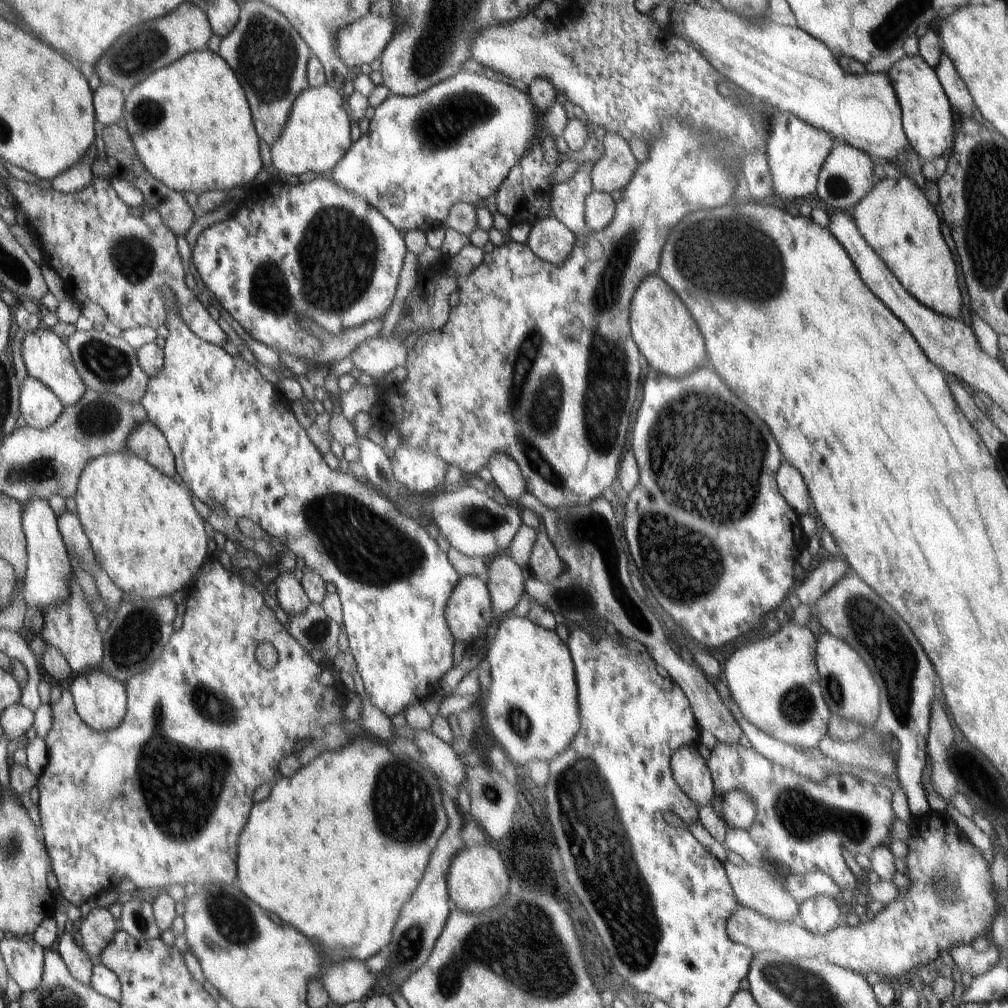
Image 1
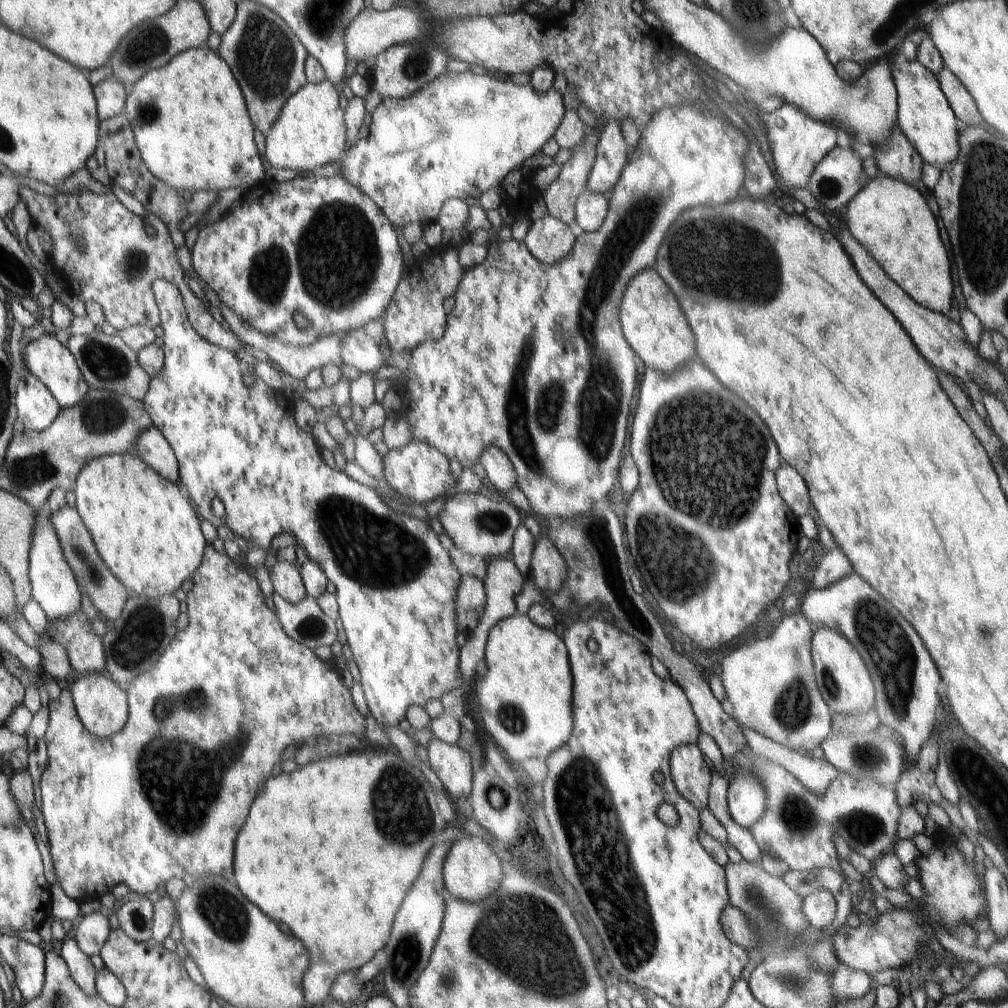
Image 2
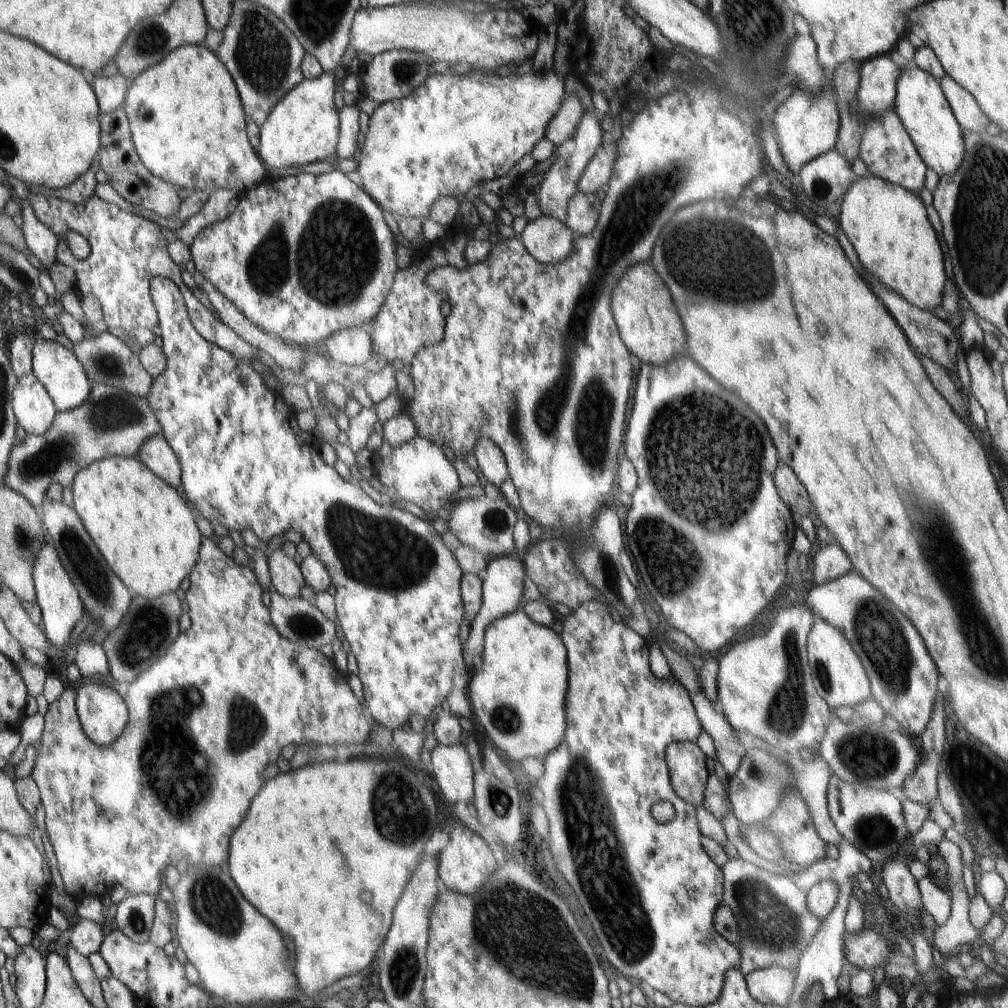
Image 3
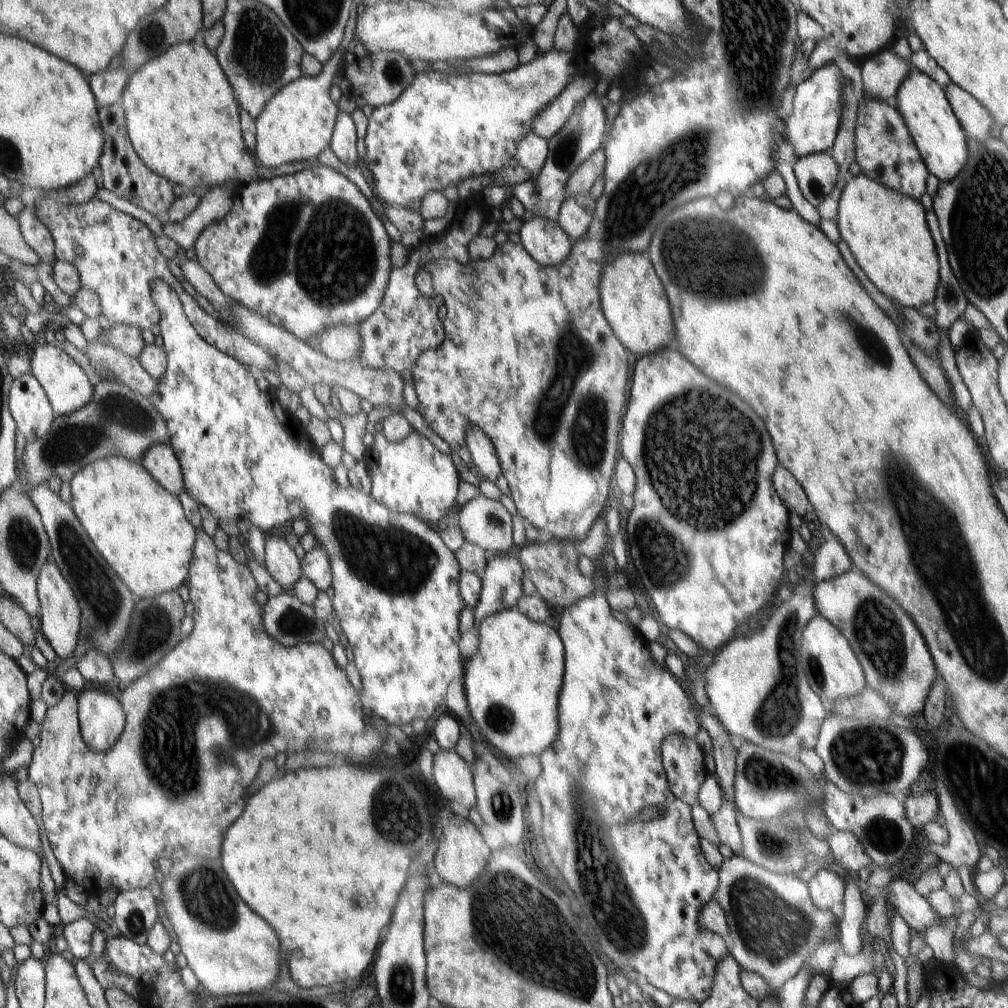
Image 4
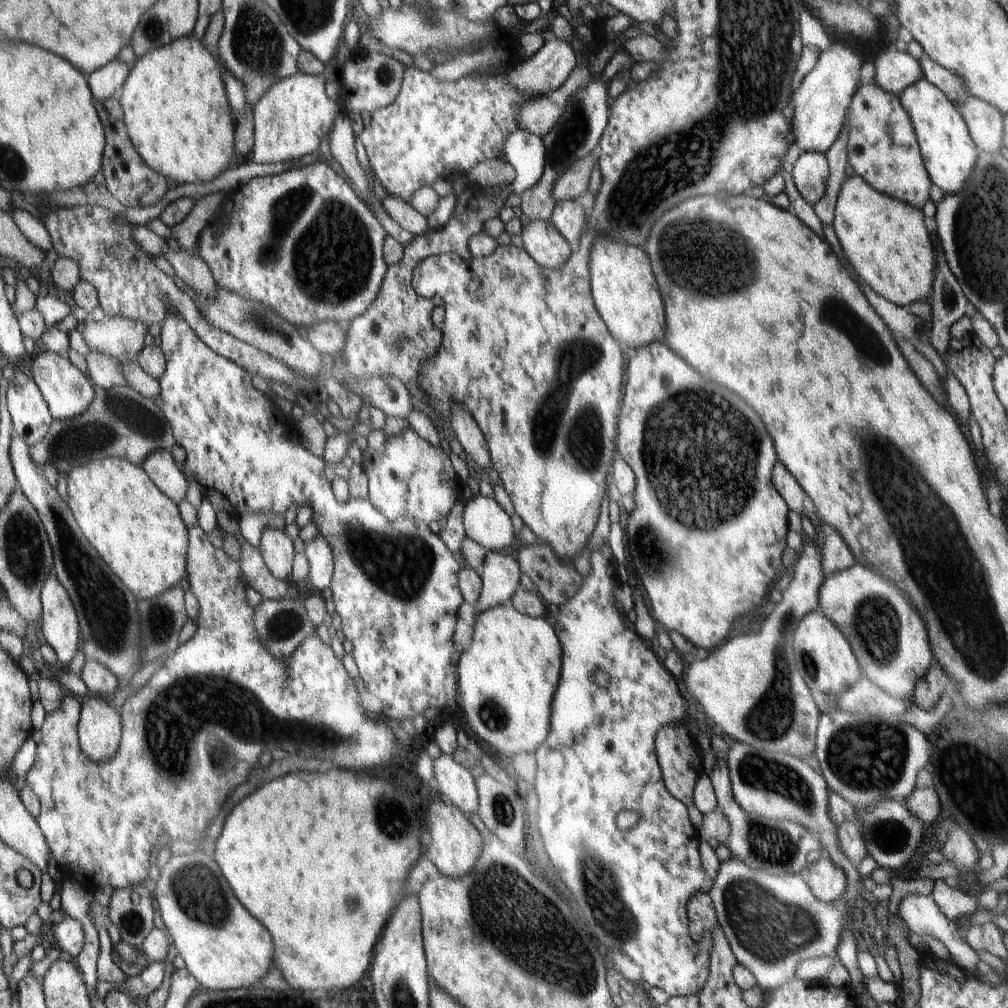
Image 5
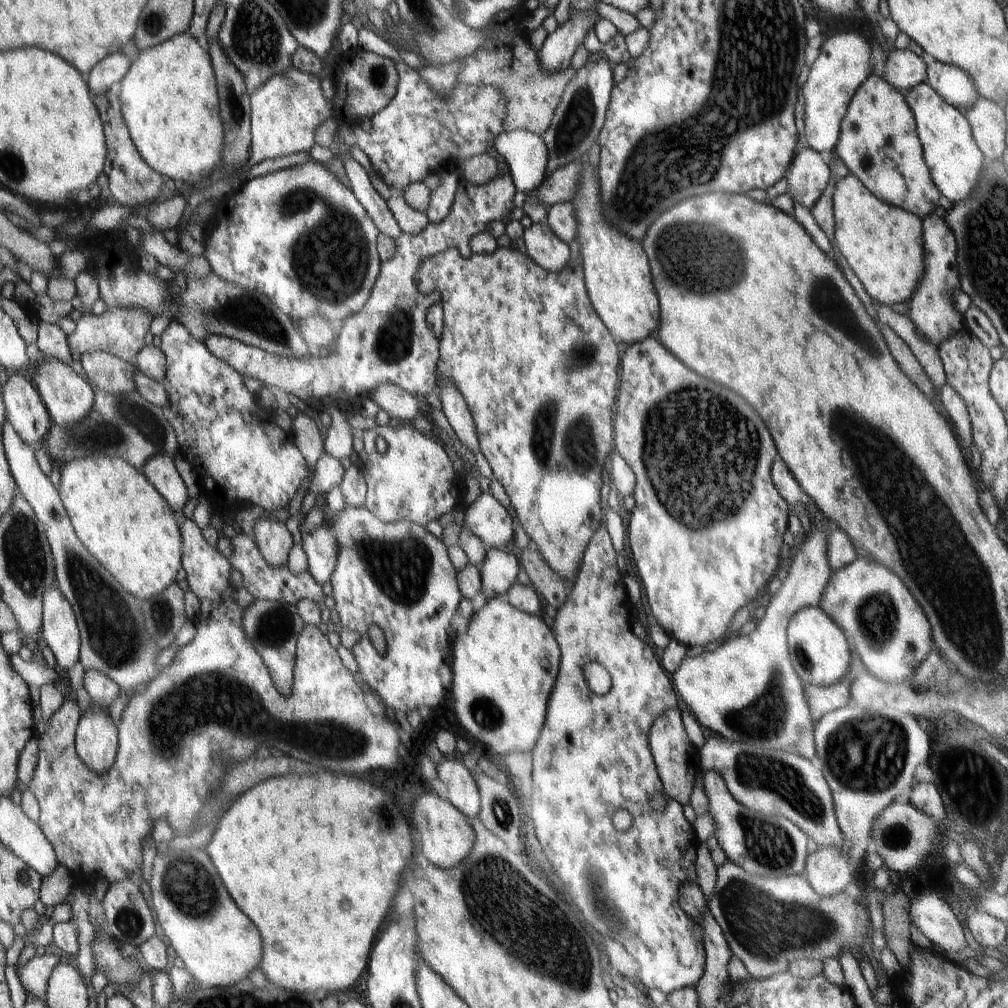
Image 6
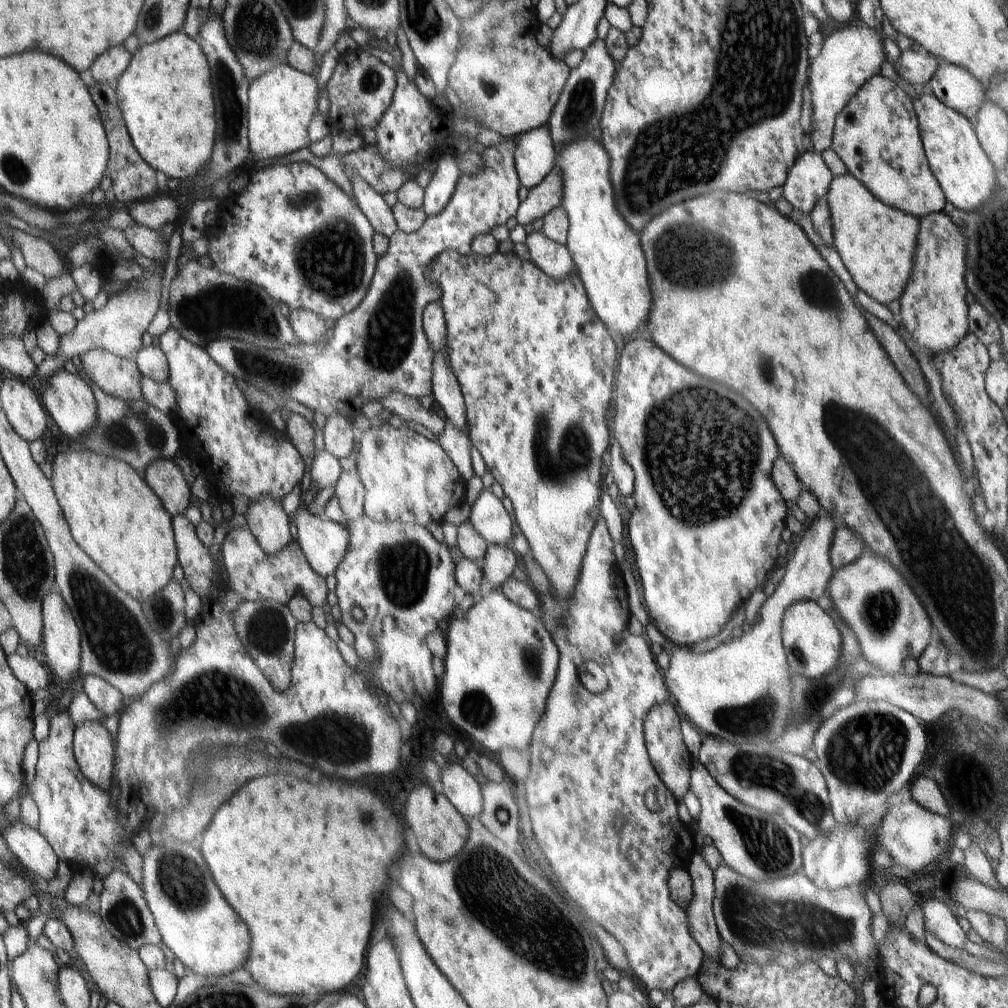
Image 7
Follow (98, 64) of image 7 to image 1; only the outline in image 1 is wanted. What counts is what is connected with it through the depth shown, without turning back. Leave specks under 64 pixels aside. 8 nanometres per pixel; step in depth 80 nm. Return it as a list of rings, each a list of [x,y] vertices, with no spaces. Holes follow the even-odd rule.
[[[102,85],[93,92],[93,107],[97,125],[110,126],[122,121],[125,96],[114,85]]]

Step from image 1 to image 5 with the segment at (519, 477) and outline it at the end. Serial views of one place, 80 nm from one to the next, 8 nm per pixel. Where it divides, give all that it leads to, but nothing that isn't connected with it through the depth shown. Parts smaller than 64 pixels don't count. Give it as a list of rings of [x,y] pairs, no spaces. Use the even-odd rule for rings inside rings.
[[[457,409],[452,415],[452,428],[467,456],[485,470],[492,467],[491,456],[484,435],[476,421],[465,409]]]

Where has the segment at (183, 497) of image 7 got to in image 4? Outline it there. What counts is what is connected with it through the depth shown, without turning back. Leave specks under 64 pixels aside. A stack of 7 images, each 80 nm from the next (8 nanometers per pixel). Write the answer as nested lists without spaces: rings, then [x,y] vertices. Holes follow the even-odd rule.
[[[154,443],[148,447],[140,461],[169,493],[178,496],[185,490],[178,459],[166,443]]]

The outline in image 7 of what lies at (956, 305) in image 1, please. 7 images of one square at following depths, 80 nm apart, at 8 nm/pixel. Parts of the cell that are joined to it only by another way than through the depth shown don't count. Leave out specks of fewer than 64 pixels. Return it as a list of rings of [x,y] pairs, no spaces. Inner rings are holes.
[[[850,173],[832,179],[825,199],[831,212],[834,247],[856,286],[886,306],[899,300],[915,266],[919,219],[878,200]]]

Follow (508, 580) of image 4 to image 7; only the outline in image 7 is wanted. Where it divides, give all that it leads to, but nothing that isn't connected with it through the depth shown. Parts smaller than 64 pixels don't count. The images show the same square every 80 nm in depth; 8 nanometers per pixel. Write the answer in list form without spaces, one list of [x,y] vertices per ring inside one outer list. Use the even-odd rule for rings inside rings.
[[[491,545],[483,558],[483,576],[488,580],[490,587],[494,589],[501,586],[512,577],[512,572],[516,568],[516,555],[514,550],[506,545]]]

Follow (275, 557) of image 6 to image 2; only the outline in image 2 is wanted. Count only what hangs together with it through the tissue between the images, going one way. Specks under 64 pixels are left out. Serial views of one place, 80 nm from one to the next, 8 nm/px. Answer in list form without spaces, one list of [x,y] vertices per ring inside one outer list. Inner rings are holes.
[[[279,558],[269,573],[272,586],[268,590],[276,592],[286,602],[295,605],[308,596],[300,571],[288,561]]]

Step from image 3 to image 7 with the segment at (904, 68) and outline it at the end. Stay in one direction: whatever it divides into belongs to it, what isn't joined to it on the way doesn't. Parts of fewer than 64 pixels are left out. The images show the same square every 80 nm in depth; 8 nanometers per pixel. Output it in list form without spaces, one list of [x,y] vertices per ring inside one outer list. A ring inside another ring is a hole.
[[[920,87],[920,88],[918,88],[917,93],[918,94],[917,94],[916,98],[913,98],[912,102],[913,102],[913,105],[914,105],[914,108],[915,108],[915,113],[917,114],[917,119],[918,119],[918,122],[919,122],[920,136],[921,136],[921,139],[922,139],[922,142],[923,142],[925,155],[927,156],[927,161],[929,162],[929,165],[930,165],[932,174],[934,175],[934,178],[936,178],[936,180],[938,181],[938,184],[942,187],[942,190],[943,190],[944,196],[946,197],[946,200],[948,202],[952,202],[952,204],[954,204],[954,206],[956,206],[958,214],[960,214],[960,212],[958,212],[958,210],[962,210],[962,212],[972,212],[972,210],[976,210],[976,208],[980,208],[980,205],[983,205],[984,202],[987,203],[988,200],[990,200],[992,198],[994,188],[996,188],[997,184],[998,184],[998,176],[996,175],[997,172],[996,172],[995,168],[993,167],[993,164],[990,162],[990,159],[988,158],[988,156],[986,156],[986,153],[984,152],[984,149],[980,146],[979,140],[977,139],[976,133],[974,132],[974,129],[973,129],[973,126],[970,124],[970,121],[969,121],[968,118],[966,118],[963,114],[960,114],[959,112],[956,112],[953,108],[950,108],[947,104],[944,104],[941,100],[938,100],[938,98],[936,98],[932,94],[932,92],[924,91],[923,88]]]

